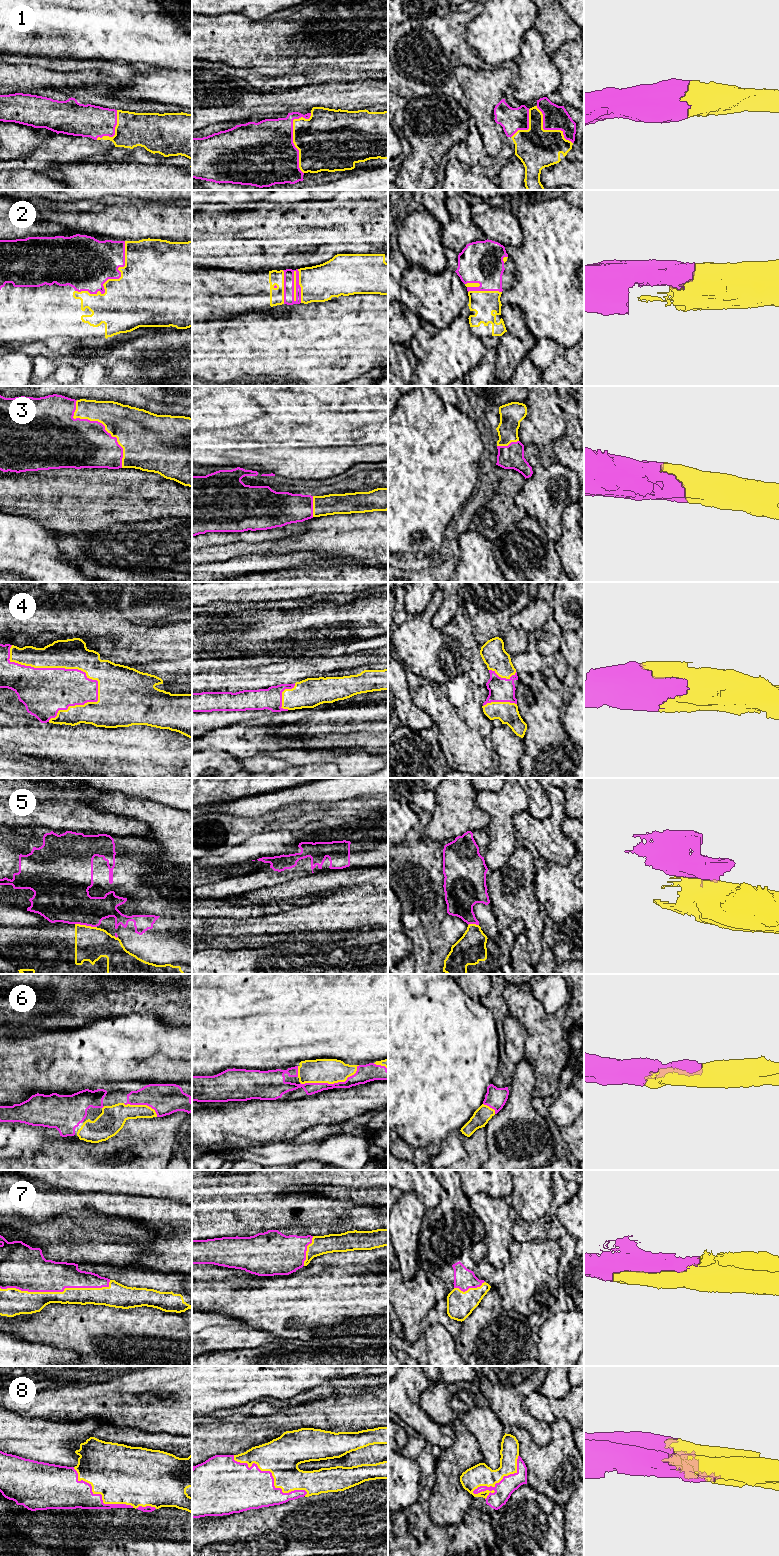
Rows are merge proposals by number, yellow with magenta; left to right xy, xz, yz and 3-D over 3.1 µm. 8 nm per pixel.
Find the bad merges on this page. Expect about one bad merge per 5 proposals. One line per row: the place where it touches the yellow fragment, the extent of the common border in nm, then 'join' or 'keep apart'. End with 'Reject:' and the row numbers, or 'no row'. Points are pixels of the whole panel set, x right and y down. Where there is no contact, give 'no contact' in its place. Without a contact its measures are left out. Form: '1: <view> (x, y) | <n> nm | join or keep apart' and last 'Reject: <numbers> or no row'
1: xz (293, 137) | 500 nm | join
2: xy (112, 279) | 550 nm | join
3: xy (102, 423) | 650 nm | join
4: xy (57, 667) | 850 nm | join
5: xy (85, 925) | 180 nm | keep apart
6: xz (331, 1083) | 500 nm | join
7: xy (56, 1292) | 900 nm | join
8: xz (272, 1475) | 650 nm | join
Reject: 5

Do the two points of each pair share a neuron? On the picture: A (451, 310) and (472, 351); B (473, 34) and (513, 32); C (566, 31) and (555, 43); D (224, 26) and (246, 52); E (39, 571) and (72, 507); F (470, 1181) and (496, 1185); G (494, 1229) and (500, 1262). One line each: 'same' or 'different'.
A: different
B: same
C: same
D: same
E: different
F: same
G: same

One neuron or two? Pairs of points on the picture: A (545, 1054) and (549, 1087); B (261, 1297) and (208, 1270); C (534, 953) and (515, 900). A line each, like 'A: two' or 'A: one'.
A: one
B: two
C: one

